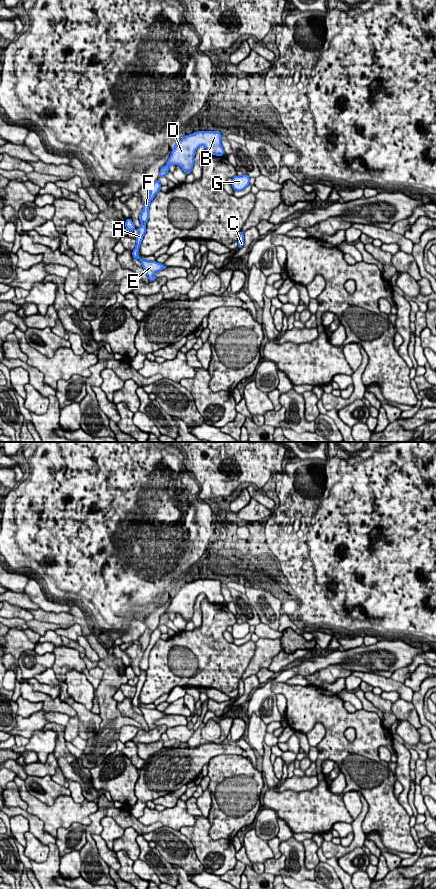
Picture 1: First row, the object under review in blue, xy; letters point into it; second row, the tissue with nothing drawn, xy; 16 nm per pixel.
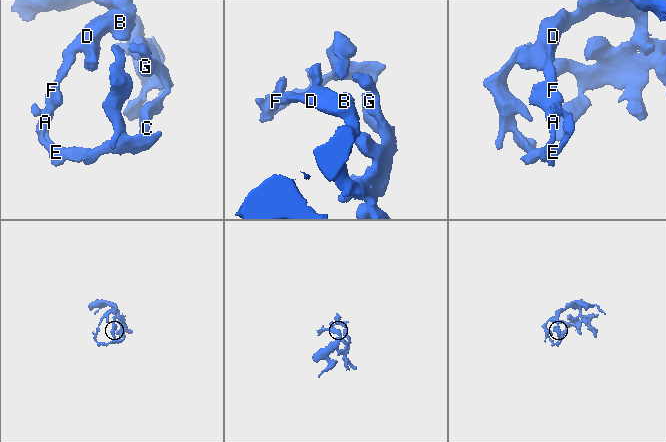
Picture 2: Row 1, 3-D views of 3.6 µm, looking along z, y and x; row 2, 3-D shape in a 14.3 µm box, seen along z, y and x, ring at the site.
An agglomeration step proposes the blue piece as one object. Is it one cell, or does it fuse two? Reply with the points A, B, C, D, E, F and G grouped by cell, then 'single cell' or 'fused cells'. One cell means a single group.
groups A E / B C D F G; fused cells

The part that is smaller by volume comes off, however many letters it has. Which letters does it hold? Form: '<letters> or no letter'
A, E

